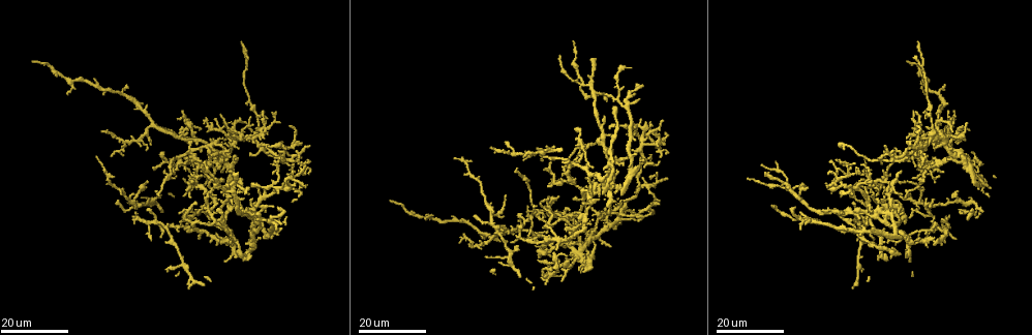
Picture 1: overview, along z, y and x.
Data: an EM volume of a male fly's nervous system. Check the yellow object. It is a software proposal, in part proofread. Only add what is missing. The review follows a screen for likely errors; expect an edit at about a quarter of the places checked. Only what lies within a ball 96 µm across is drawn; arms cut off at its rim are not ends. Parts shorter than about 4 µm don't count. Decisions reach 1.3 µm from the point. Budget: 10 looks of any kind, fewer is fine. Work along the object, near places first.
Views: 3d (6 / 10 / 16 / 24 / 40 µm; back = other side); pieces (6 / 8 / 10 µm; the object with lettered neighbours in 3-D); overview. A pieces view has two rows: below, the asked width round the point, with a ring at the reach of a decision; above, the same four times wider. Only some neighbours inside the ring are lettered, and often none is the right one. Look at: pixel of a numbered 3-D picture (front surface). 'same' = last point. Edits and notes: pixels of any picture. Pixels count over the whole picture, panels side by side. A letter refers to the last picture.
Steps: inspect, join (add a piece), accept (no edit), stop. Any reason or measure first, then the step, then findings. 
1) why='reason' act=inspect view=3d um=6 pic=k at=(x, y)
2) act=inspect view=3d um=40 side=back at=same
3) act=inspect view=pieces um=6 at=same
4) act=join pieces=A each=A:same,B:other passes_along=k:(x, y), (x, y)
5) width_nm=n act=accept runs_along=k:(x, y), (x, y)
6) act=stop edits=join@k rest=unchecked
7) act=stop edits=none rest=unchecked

why='free end' act=inspect view=3d um=16 pic=1 at=(233, 135)

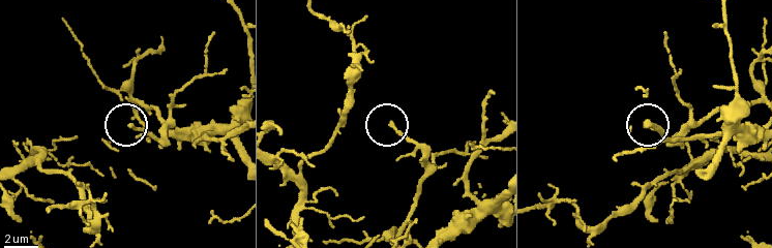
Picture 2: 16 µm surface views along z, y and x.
why='what lies round it' act=inspect view=pieces um=10 pic=2 at=(391, 125)

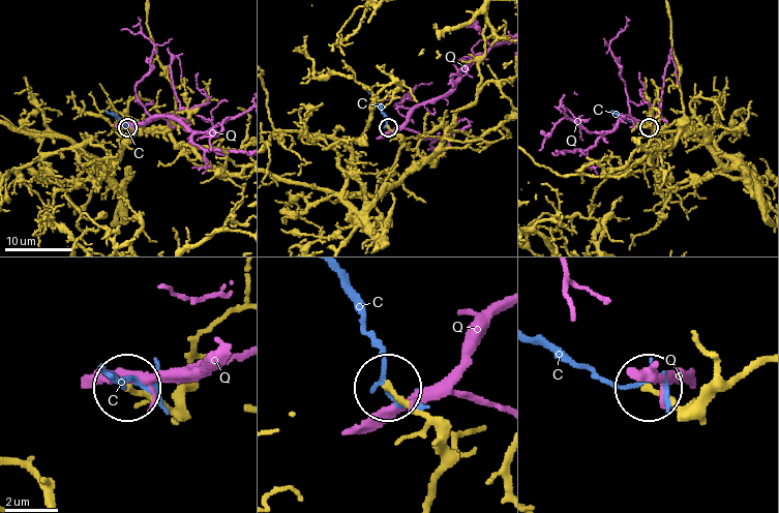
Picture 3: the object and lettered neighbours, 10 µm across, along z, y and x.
act=accept each=C:other,Q:other runs_along=3:(424, 495), (440, 469), (438, 448), (424, 422), (389, 390) found='no lettered piece goes on from it'

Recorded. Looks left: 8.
why='free end' act=inspect view=3d um=24 pic=1 at=(906, 221)

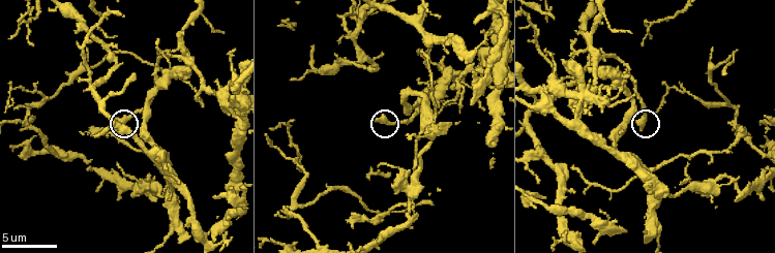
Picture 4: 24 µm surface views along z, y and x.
act=inspect view=pieces um=6 pic=4 at=(642, 129)

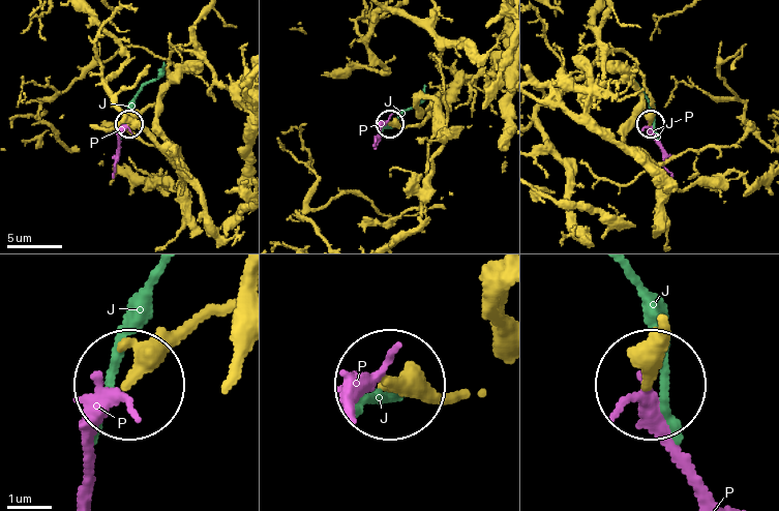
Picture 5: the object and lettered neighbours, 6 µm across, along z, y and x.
act=join pieces=P each=J:other,P:same passes_along=5:(453, 392), (380, 381), (357, 399) found='it goes on there'

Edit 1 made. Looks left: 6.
why='an open end' act=inspect view=3d um=24 pic=1 at=(147, 180)

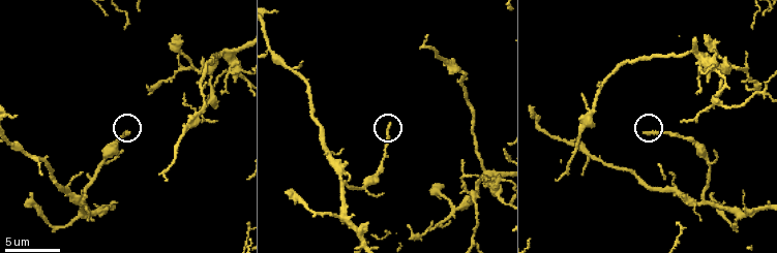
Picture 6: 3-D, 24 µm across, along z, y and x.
act=inspect view=pieces um=6 pic=6 at=(130, 131)

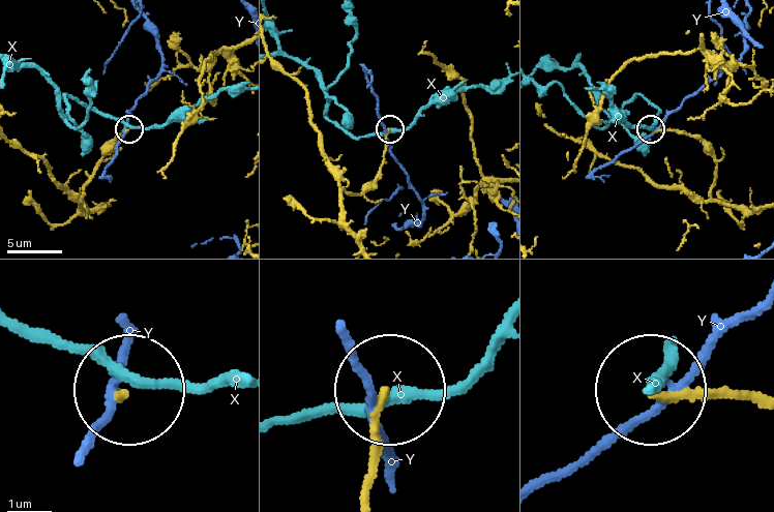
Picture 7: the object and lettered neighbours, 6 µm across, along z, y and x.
act=accept each=X:other,Y:other runs_along=7:(362, 501), (381, 393) found='no lettered piece goes on from it'

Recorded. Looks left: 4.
why='thick end' act=inspect view=3d um=24 pic=1 at=(552, 146)

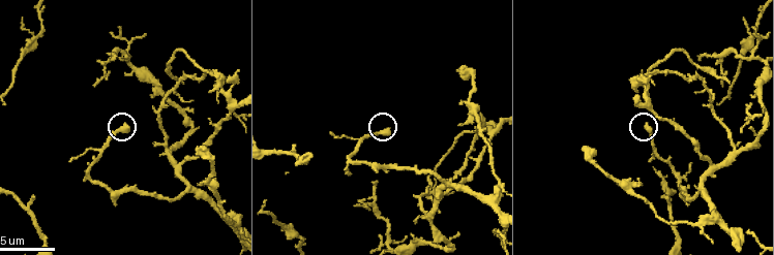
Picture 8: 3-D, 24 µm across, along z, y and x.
why='what lies round it' act=inspect view=pieces um=6 pic=8 at=(647, 127)

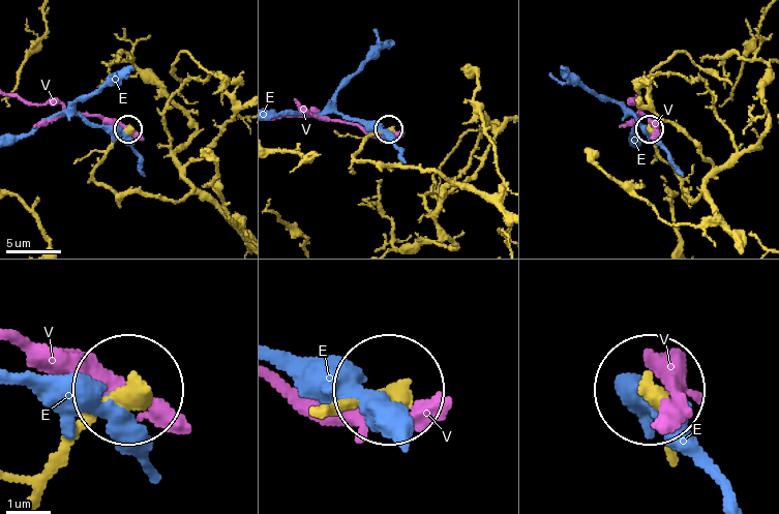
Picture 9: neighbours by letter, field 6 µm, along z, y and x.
act=accept each=E:other,V:other runs_along=9:(207, 200), (99, 183), (94, 170), (126, 128) found='no lettered piece goes on from it'

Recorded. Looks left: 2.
act=inspect view=3d um=6 pic=8 at=(750, 105)

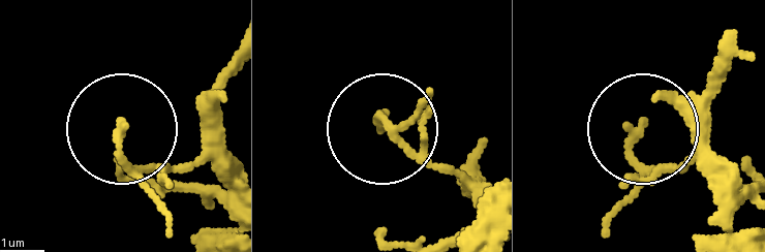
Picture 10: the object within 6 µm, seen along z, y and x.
act=inspect view=pieces um=6 pic=10 at=(642, 126)

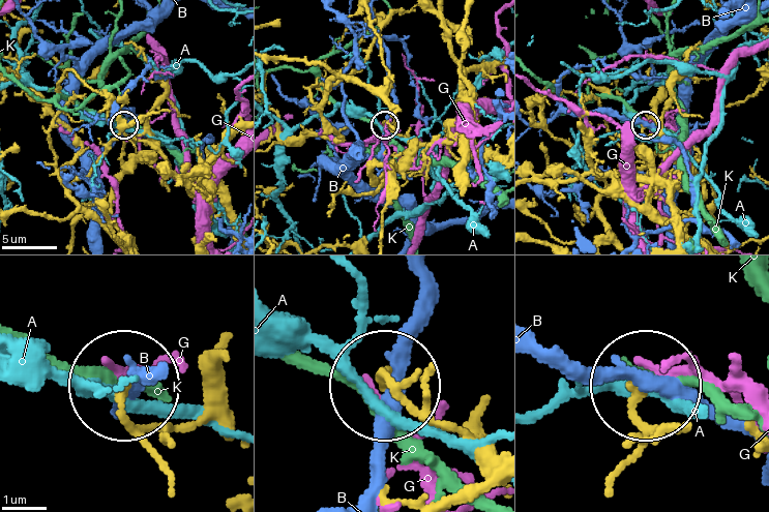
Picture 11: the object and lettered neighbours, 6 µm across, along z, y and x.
act=accept each=A:other,B:other,G:other,K:other found='none of them fits'

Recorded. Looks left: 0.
act=stop edits=join@5 rest=unchecked

